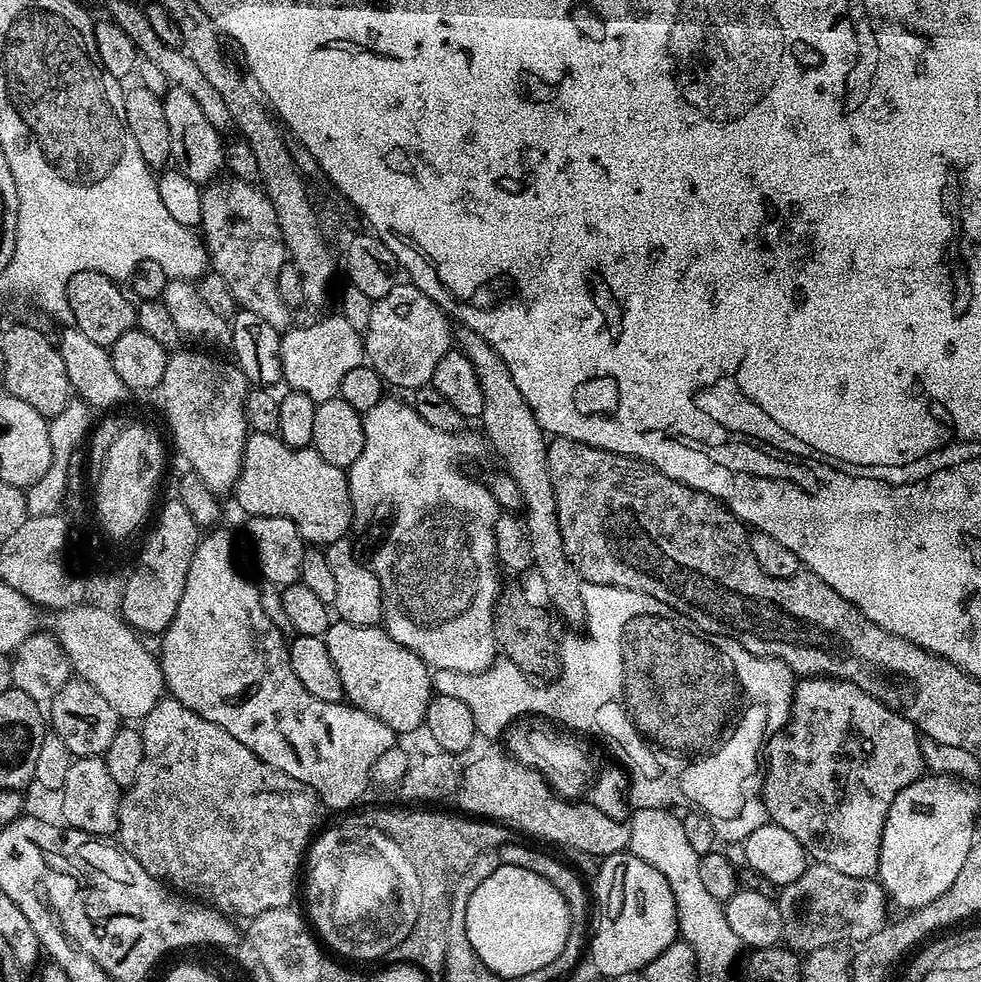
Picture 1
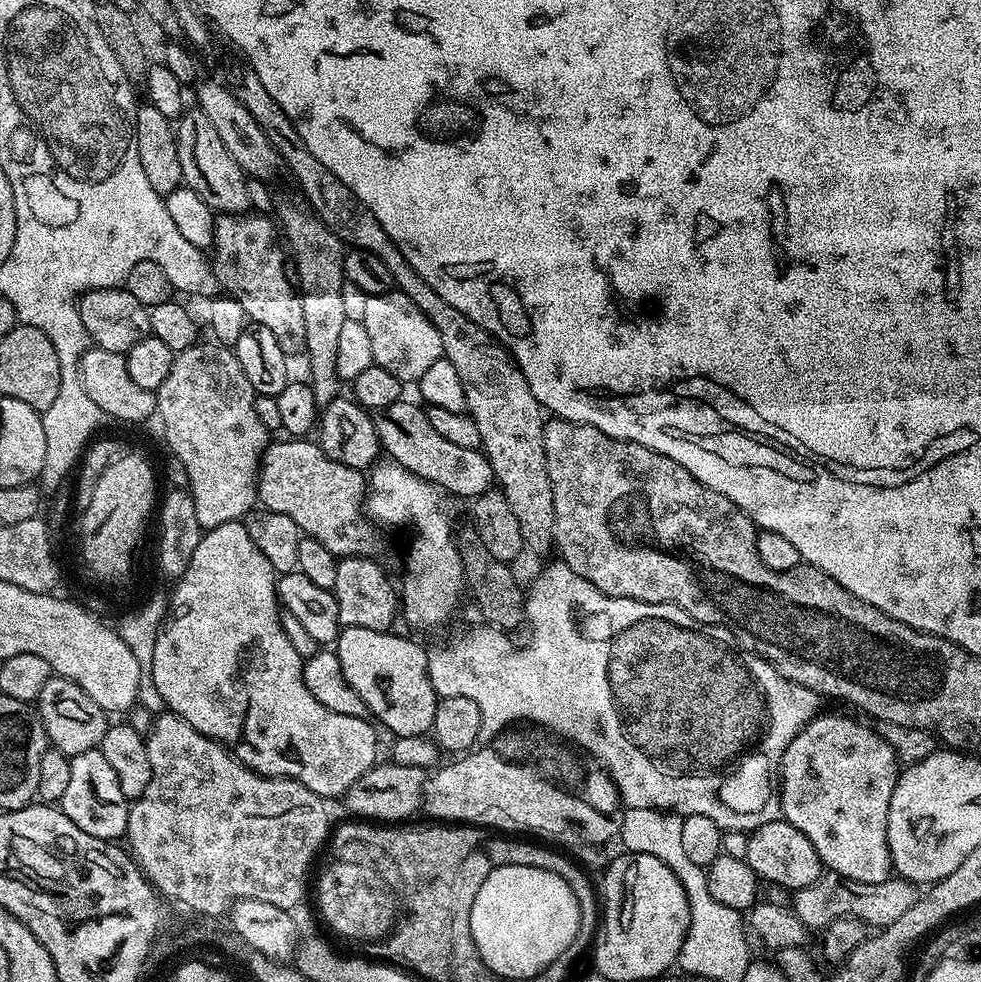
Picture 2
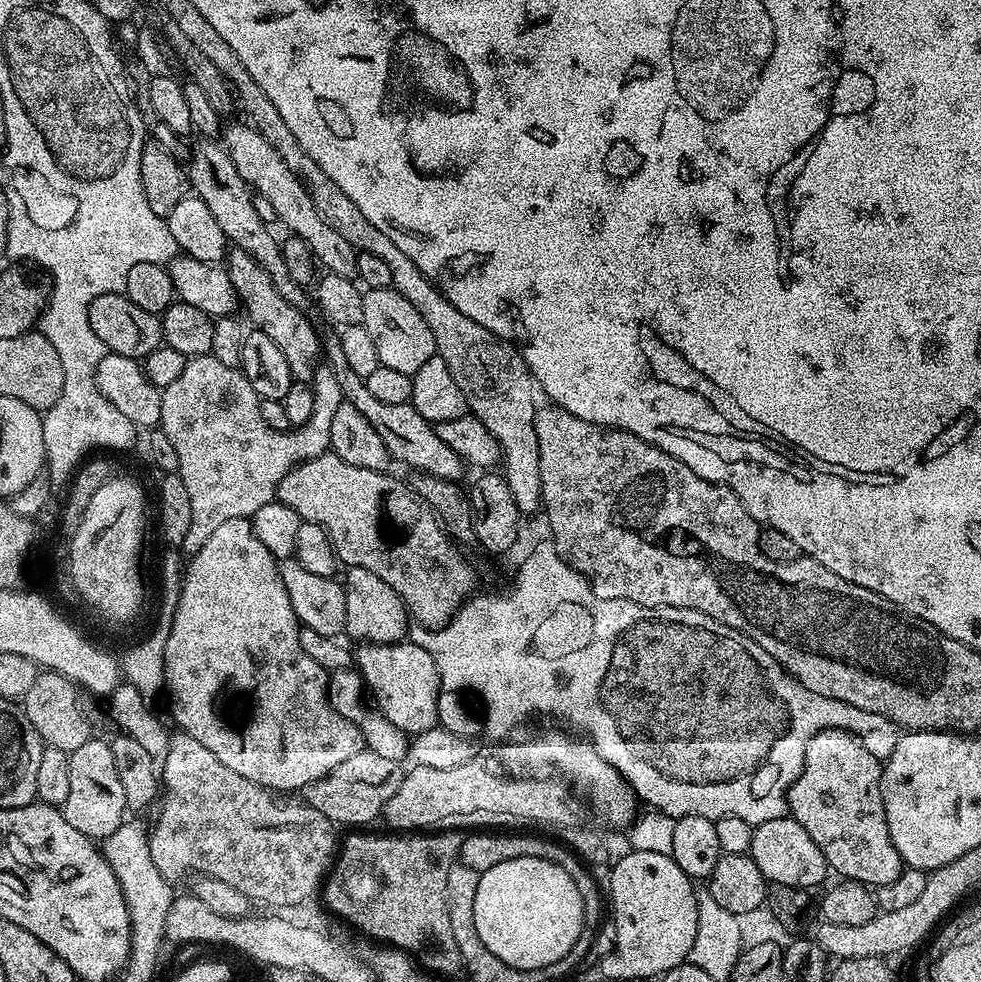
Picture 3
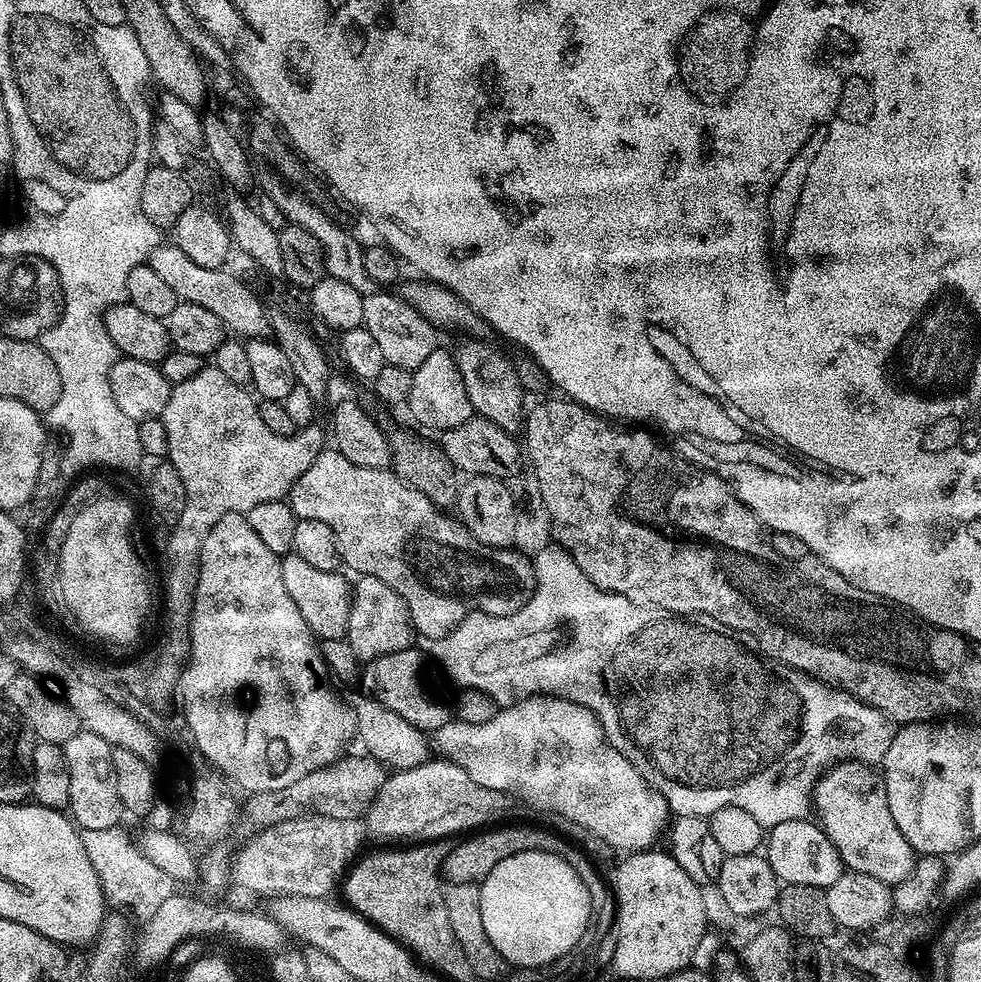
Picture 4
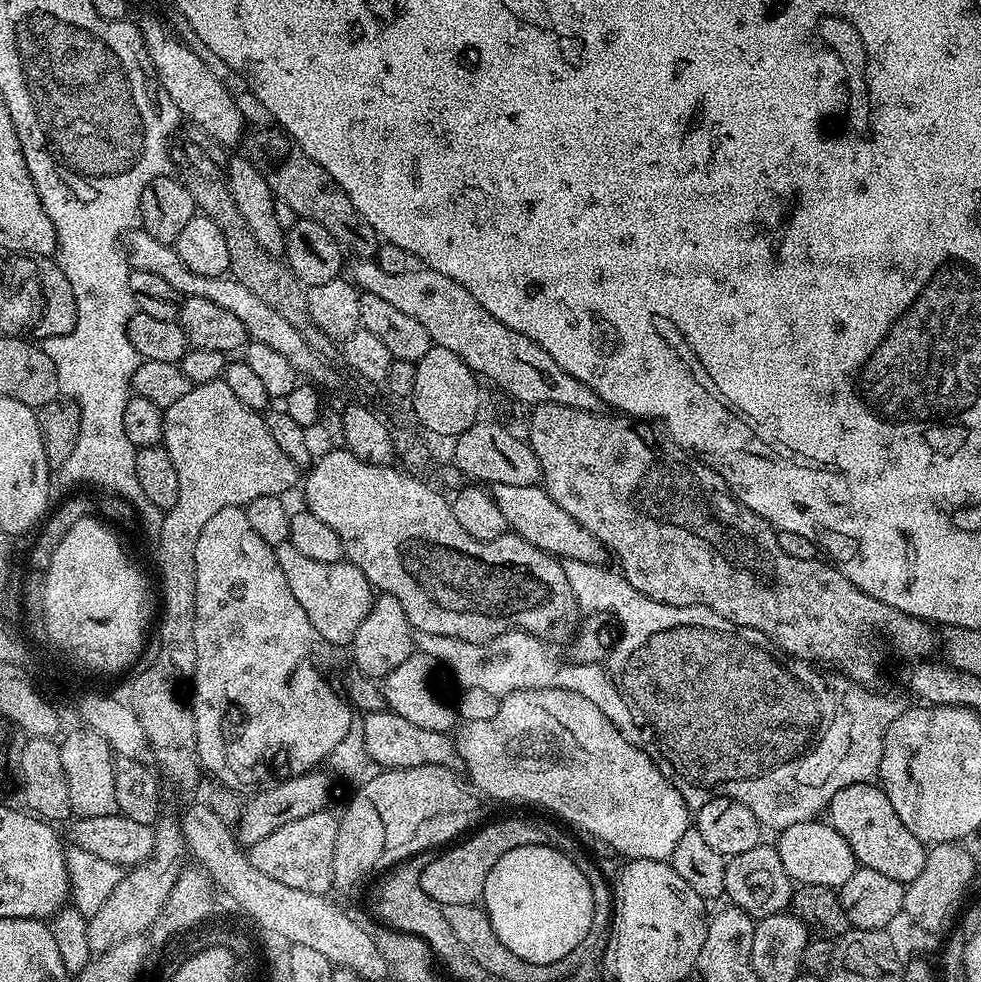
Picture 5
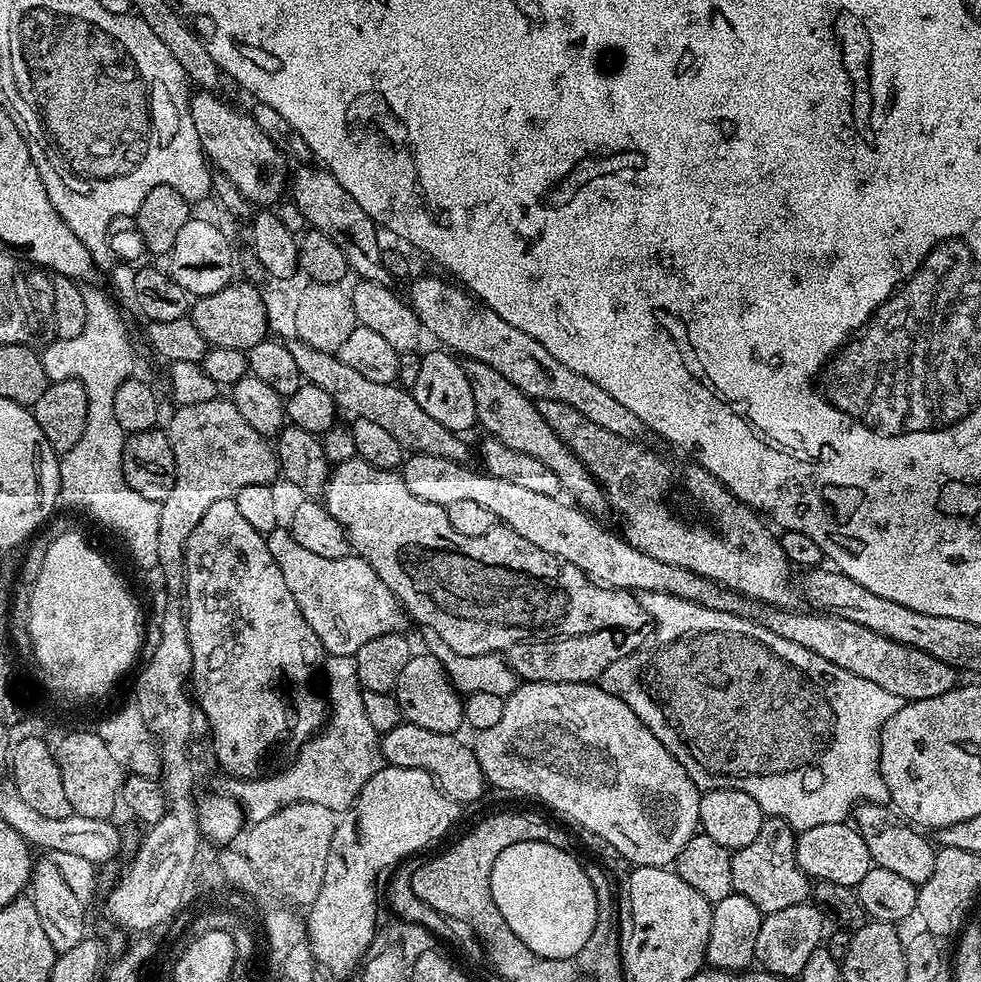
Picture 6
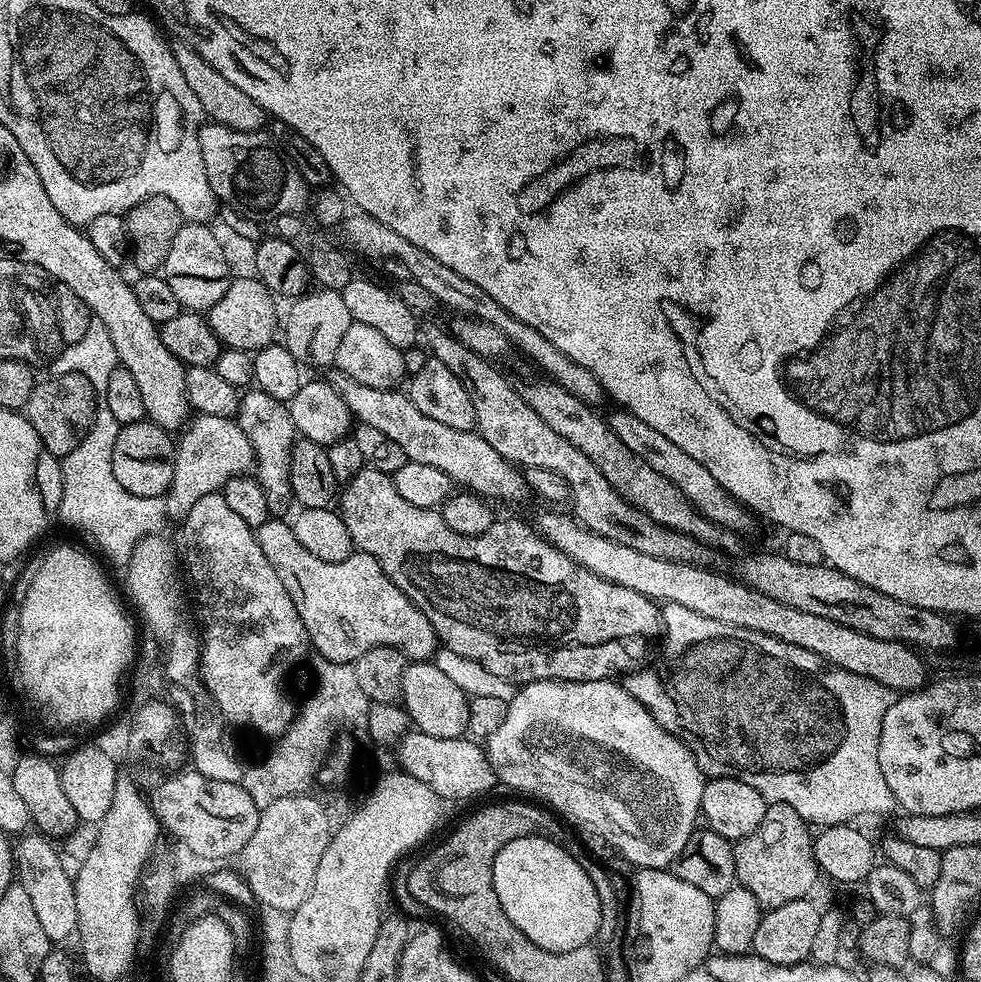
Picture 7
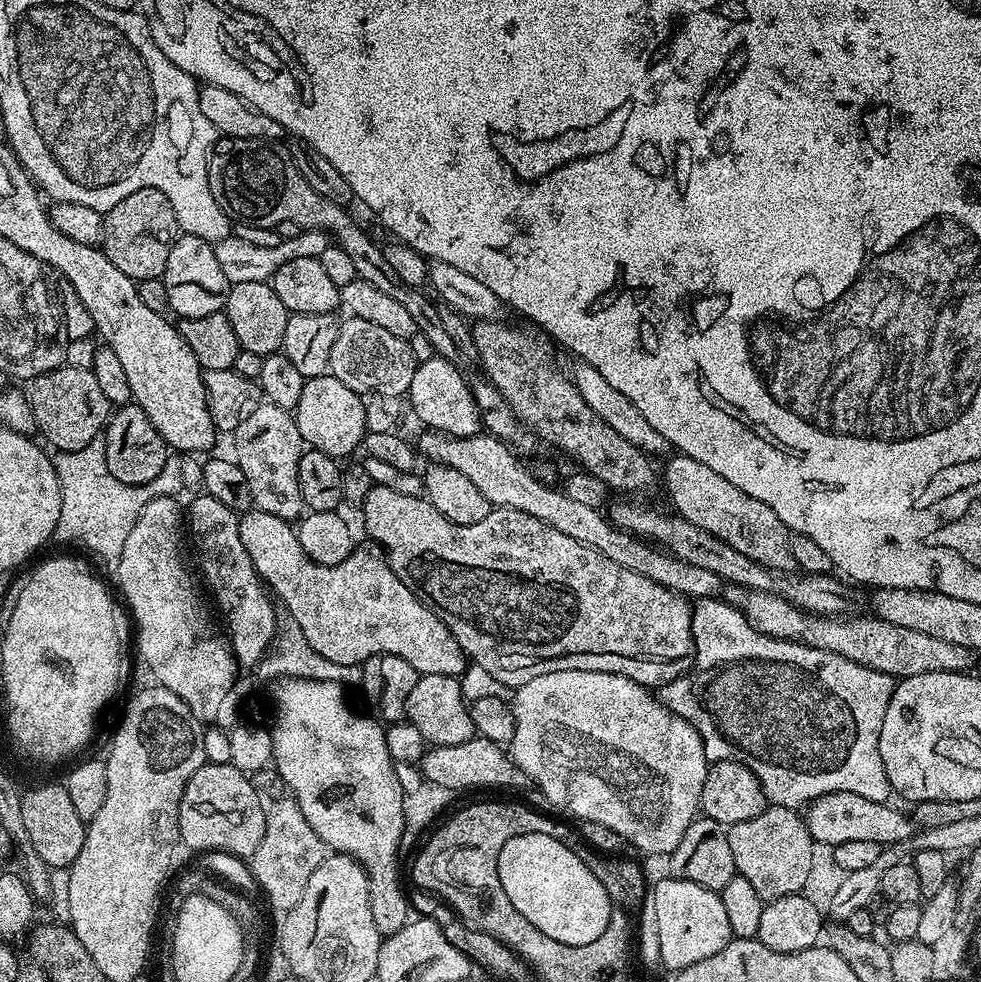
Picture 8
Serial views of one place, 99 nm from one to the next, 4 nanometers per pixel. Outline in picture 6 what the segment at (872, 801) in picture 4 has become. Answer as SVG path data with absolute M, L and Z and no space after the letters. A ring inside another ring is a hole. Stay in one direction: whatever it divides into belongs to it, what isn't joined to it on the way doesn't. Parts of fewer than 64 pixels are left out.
M861 802L854 809L854 826L862 834L862 842L866 842L870 849L870 858L875 867L890 870L917 886L926 882L926 878L930 878L930 873L934 870L937 849L934 844L932 848L923 831L909 824L899 812L882 804Z

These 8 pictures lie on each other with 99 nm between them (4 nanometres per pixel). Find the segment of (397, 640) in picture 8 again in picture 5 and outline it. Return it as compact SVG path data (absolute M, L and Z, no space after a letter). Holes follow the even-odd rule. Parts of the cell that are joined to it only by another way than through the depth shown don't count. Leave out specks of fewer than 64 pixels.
M292 544L275 545L278 566L282 566L282 574L298 598L302 610L306 610L306 618L314 622L314 630L322 634L329 646L336 644L351 645L358 626L362 626L362 618L372 608L374 589L366 574L358 566L348 563L347 559L334 562L314 562L314 558L306 558L300 551L294 550Z

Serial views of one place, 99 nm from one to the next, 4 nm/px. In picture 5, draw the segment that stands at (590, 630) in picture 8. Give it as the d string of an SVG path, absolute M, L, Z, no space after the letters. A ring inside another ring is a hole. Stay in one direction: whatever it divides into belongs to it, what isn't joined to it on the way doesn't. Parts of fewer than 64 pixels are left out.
M345 447L319 457L307 469L306 475L308 477L305 480L303 477L302 480L302 488L304 484L303 507L310 514L314 514L314 518L326 522L326 526L330 526L330 530L334 530L334 534L338 534L338 538L342 538L342 546L348 563L358 566L362 570L362 574L366 574L366 578L377 593L393 596L398 598L398 602L402 602L402 610L406 610L406 618L412 623L416 632L453 636L459 640L469 640L478 646L494 639L495 636L502 635L503 632L513 630L523 630L529 632L531 636L544 638L547 637L547 632L555 624L562 623L567 618L568 611L574 608L572 587L564 573L563 563L557 557L544 552L538 546L526 542L521 536L515 534L505 534L493 540L475 540L474 537L468 536L466 530L462 530L462 526L458 526L458 518L454 518L449 497L447 495L444 497L442 493L435 492L430 485L423 484L419 475L409 474L396 466L383 468L382 466L374 466L370 462L362 462Z

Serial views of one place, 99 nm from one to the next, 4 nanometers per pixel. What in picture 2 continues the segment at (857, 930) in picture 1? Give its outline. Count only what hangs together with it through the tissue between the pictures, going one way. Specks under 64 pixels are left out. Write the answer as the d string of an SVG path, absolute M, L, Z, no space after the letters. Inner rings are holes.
M828 872L821 874L810 886L795 889L794 911L809 930L829 928L840 916L853 916L879 930L890 926L890 922L895 922L897 918L902 918L902 914L906 914L906 910L914 906L917 898L917 885L908 880L889 878L886 882L863 884L845 880L837 872Z

